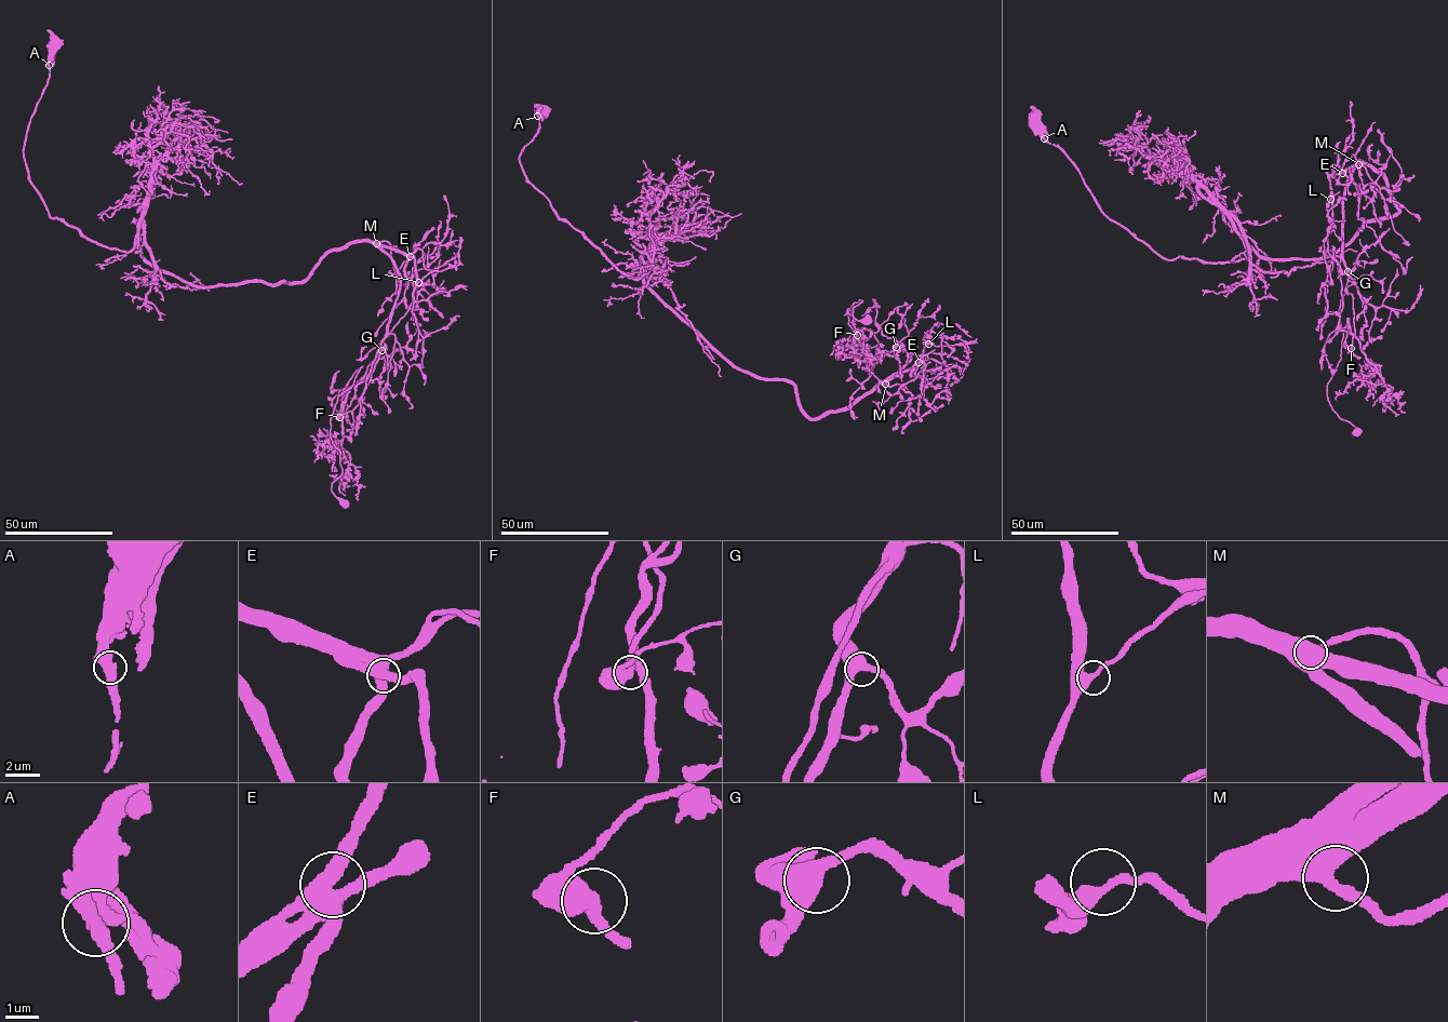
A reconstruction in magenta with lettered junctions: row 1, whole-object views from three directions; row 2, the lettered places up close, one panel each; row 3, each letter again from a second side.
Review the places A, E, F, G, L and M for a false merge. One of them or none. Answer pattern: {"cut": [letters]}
{"cut": ["F"]}

